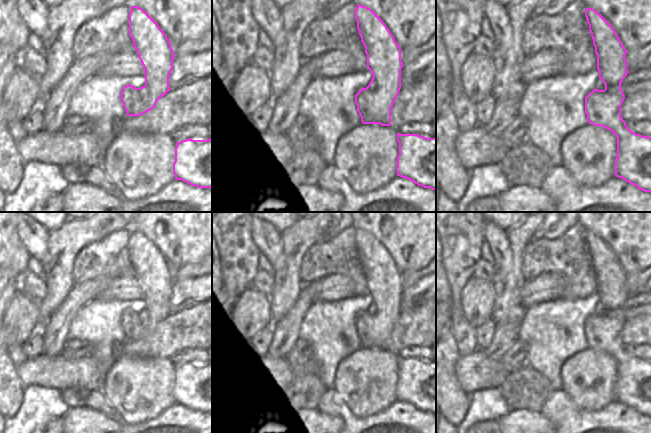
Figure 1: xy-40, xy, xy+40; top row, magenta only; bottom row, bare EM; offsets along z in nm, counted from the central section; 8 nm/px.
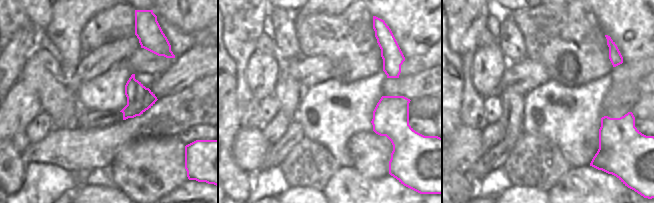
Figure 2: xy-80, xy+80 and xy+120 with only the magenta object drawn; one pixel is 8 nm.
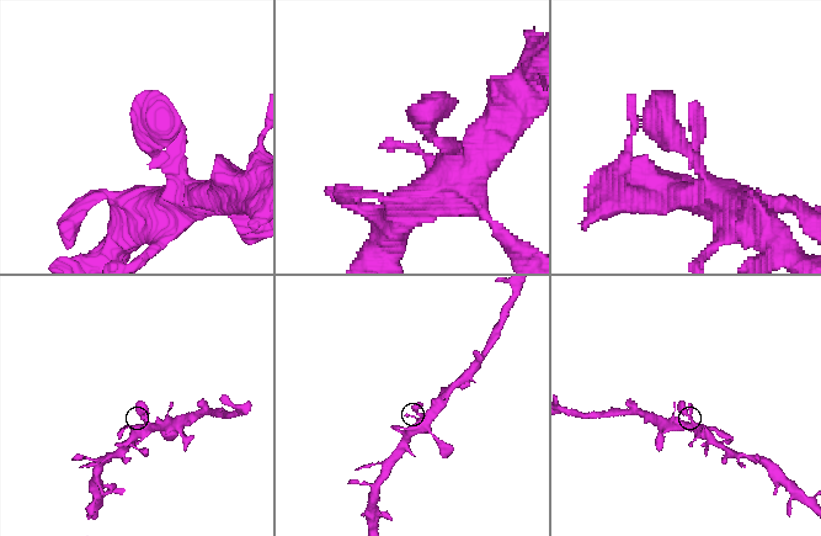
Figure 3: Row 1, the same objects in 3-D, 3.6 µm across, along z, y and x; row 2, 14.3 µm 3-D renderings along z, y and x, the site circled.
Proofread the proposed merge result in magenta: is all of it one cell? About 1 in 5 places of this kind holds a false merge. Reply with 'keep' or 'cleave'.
keep

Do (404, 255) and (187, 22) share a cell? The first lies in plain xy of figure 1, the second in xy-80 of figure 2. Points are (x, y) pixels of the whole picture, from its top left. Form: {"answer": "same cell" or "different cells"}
{"answer": "same cell"}

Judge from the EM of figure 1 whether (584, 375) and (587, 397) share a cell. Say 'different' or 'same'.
same

